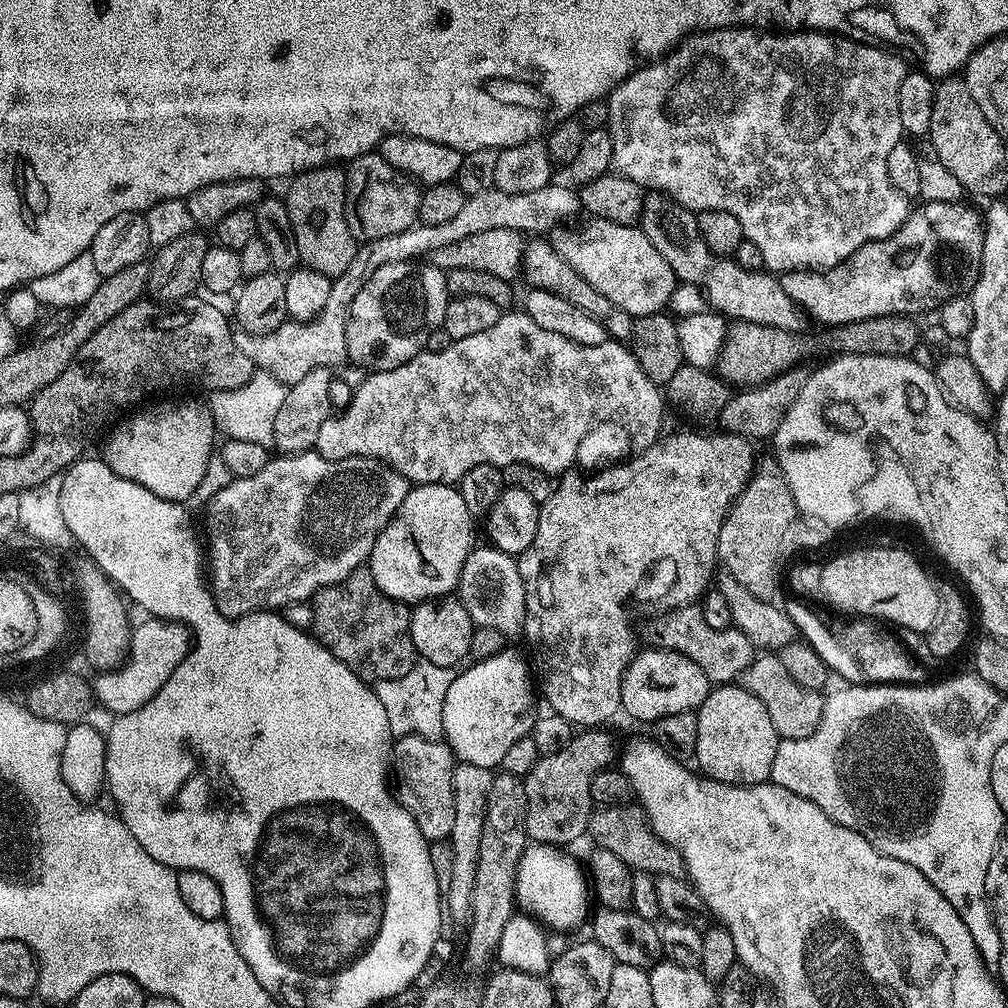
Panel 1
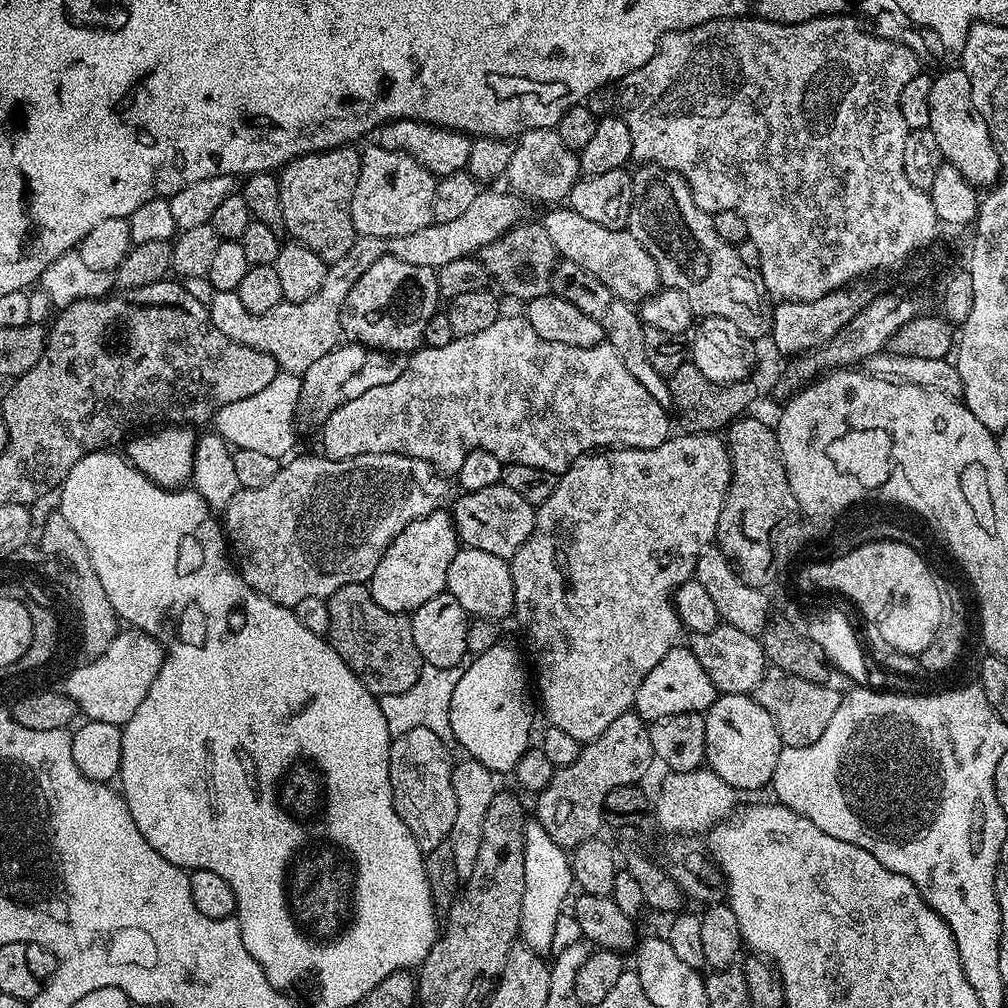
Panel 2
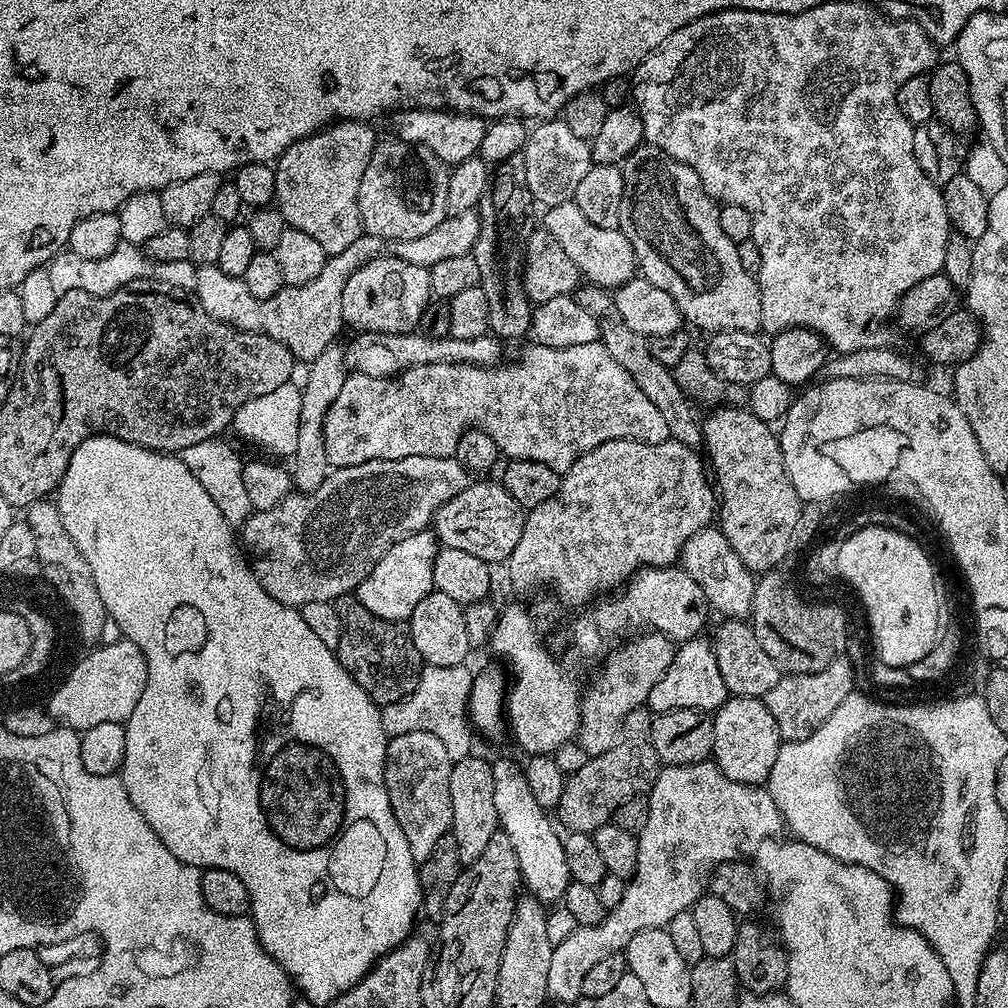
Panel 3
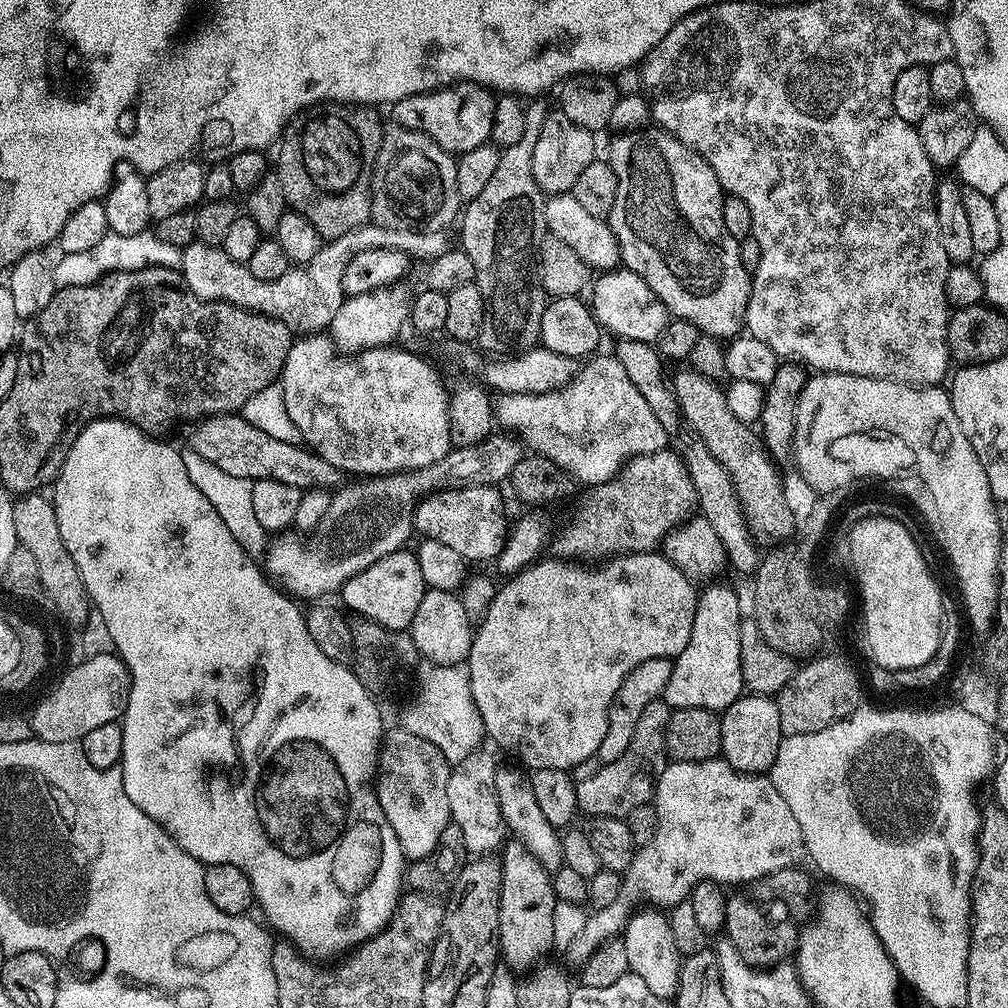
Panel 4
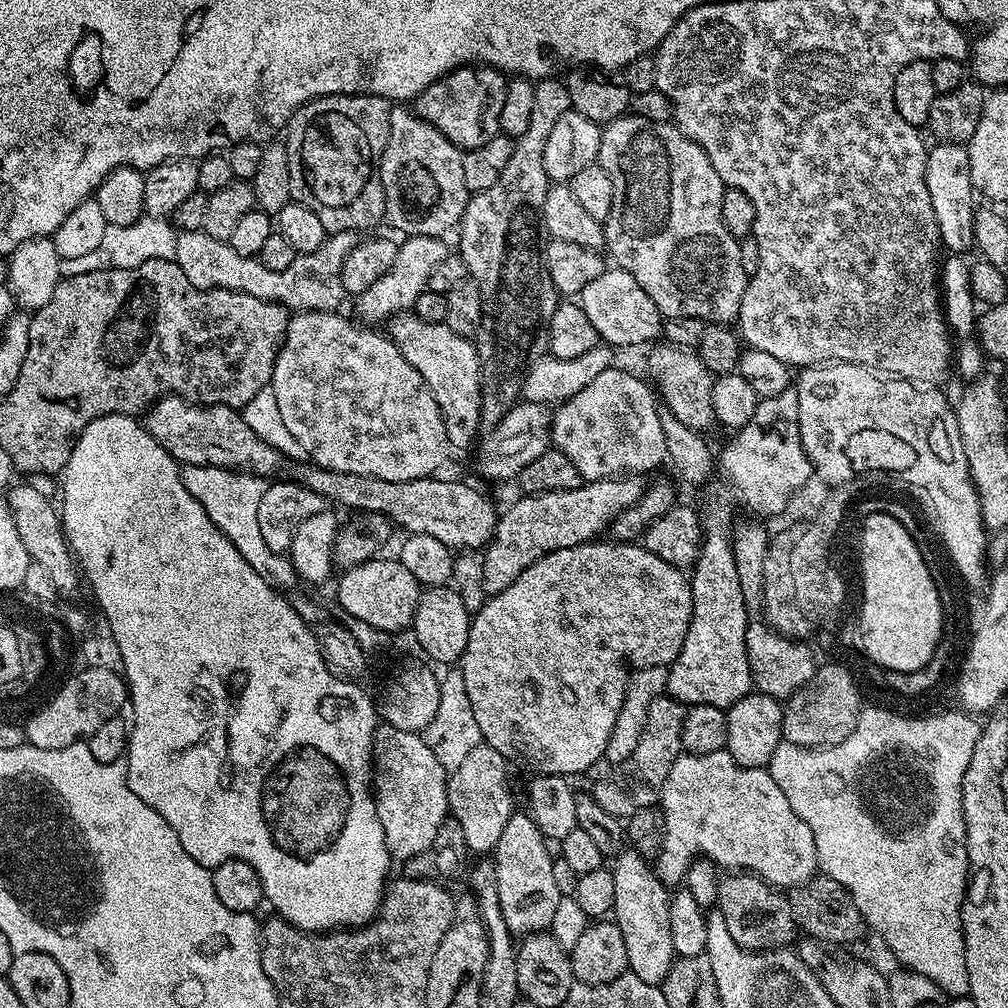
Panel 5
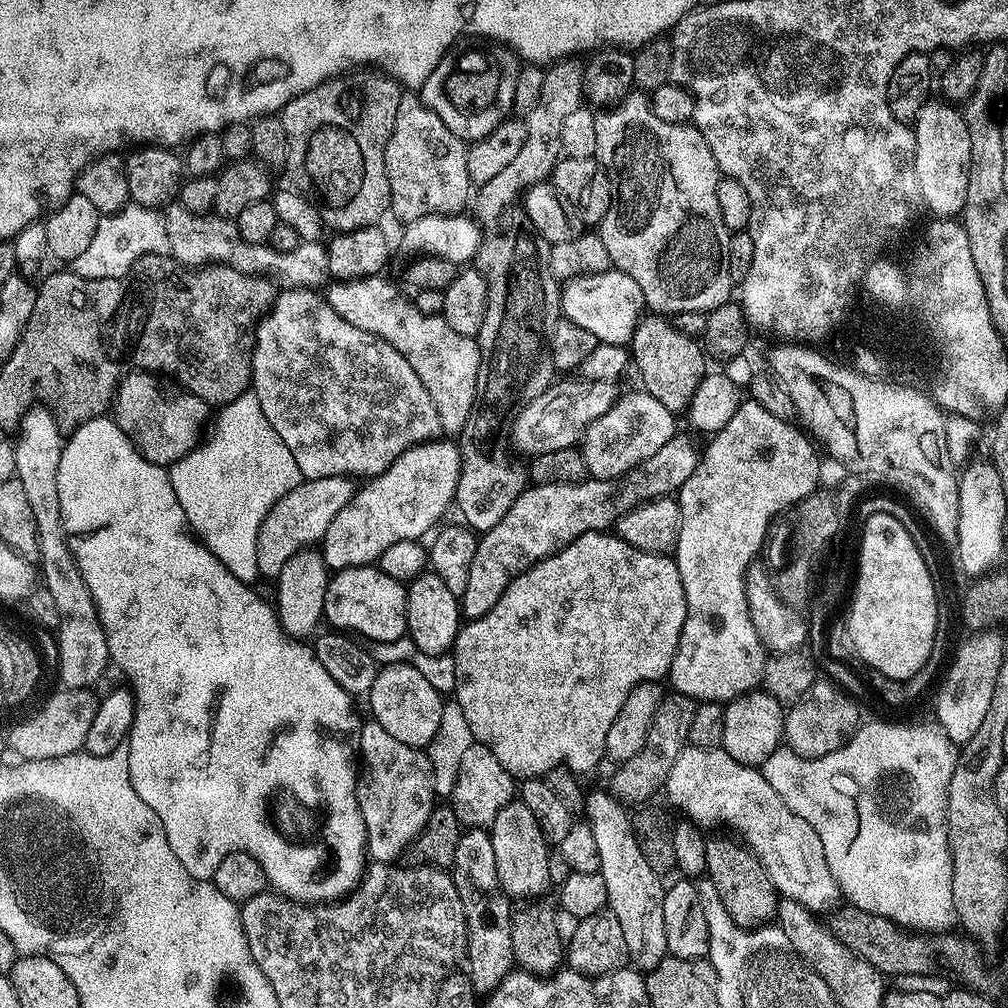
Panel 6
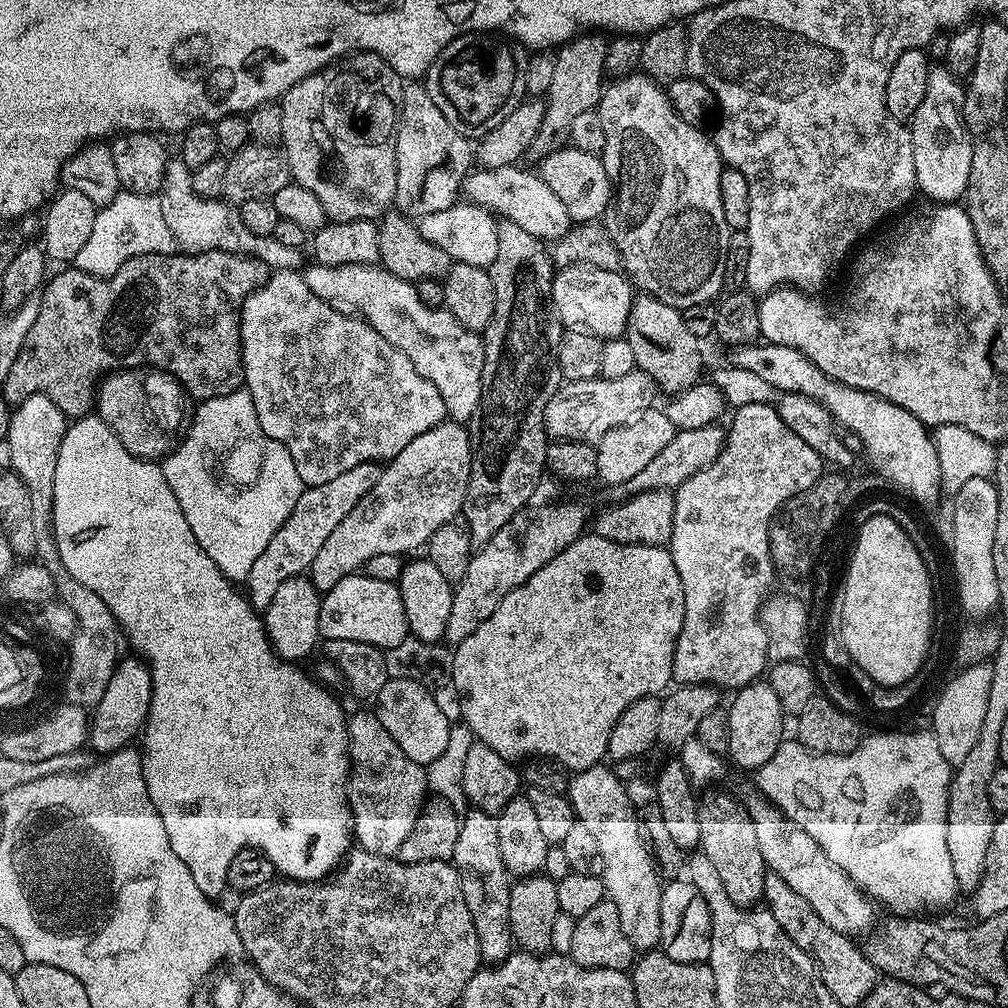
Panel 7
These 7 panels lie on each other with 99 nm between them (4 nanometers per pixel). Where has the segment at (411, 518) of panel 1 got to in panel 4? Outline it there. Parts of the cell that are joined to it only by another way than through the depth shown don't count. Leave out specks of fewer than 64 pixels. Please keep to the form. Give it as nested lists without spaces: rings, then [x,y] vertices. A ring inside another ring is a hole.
[[[401,550],[386,554],[386,558],[378,558],[374,566],[347,580],[342,589],[342,604],[349,613],[364,616],[392,631],[402,631],[411,629],[418,602],[422,602],[425,591],[426,585],[422,570],[418,570],[415,551]]]

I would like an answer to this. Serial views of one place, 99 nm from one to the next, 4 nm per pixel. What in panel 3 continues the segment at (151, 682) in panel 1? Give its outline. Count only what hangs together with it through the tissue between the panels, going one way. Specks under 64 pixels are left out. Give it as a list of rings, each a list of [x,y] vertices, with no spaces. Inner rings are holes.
[[[121,638],[105,652],[96,652],[88,660],[84,660],[81,668],[68,679],[67,686],[61,686],[60,697],[52,700],[52,713],[55,716],[68,716],[72,724],[99,726],[102,722],[118,722],[124,724],[134,714],[134,706],[138,706],[138,698],[142,698],[142,690],[146,690],[148,667],[142,650],[133,640]]]

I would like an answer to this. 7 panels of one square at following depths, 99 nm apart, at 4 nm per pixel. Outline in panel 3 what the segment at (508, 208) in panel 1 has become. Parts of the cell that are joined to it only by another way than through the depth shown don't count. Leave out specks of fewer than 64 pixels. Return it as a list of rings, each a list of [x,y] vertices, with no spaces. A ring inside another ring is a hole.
[[[479,211],[458,212],[444,217],[434,230],[422,234],[422,238],[406,238],[405,240],[387,240],[377,236],[361,234],[354,238],[348,249],[342,254],[334,254],[328,258],[326,266],[318,273],[318,278],[306,282],[302,286],[286,286],[274,294],[274,298],[254,298],[250,290],[246,290],[246,282],[238,276],[227,276],[215,264],[198,267],[198,286],[194,293],[201,308],[216,320],[224,324],[233,324],[236,328],[261,332],[274,342],[282,342],[286,350],[295,356],[297,361],[311,362],[326,350],[326,346],[337,343],[340,328],[345,327],[342,318],[342,290],[350,279],[350,274],[358,270],[366,262],[379,256],[393,256],[402,262],[410,262],[414,266],[429,269],[434,262],[442,262],[445,258],[454,258],[457,254],[471,252],[478,238],[480,229]]]

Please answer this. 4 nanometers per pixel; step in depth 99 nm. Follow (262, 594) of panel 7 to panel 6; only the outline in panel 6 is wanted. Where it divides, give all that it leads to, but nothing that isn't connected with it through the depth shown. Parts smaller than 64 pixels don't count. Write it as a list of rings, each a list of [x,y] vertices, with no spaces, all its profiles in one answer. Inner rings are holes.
[[[327,476],[317,480],[301,479],[294,490],[290,490],[266,514],[262,526],[258,530],[257,554],[260,576],[275,578],[280,575],[282,566],[290,562],[290,558],[301,548],[323,541],[330,522],[334,522],[334,514],[350,502],[354,484],[346,476]]]

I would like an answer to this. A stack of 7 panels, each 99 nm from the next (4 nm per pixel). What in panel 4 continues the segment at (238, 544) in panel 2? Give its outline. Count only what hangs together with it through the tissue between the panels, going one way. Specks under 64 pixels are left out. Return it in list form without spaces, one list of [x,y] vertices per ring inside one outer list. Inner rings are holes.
[[[493,434],[474,446],[453,447],[446,458],[430,466],[353,479],[353,484],[344,489],[341,487],[333,495],[327,512],[307,534],[284,530],[273,535],[263,553],[262,567],[293,598],[306,600],[304,602],[328,598],[331,592],[339,593],[354,574],[374,566],[378,558],[386,558],[386,554],[399,552],[407,545],[404,543],[414,536],[416,505],[423,497],[445,488],[503,485],[503,480],[505,483],[511,477],[514,466],[518,466],[521,455],[522,445],[517,437]]]

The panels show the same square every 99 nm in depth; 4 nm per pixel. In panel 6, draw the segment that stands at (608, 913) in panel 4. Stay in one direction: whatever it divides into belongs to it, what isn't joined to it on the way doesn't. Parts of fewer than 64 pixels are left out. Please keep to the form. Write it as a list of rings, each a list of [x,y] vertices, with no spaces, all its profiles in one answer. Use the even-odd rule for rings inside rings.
[[[688,744],[674,758],[674,766],[670,766],[667,792],[669,802],[681,808],[688,815],[685,817],[701,829],[729,828],[737,832],[732,834],[752,849],[783,899],[798,902],[813,914],[827,913],[841,899],[836,879],[830,874],[830,866],[826,866],[822,838],[818,838],[806,818],[798,818],[782,802],[778,790],[766,782],[759,767],[730,758],[722,746],[703,748]]]

